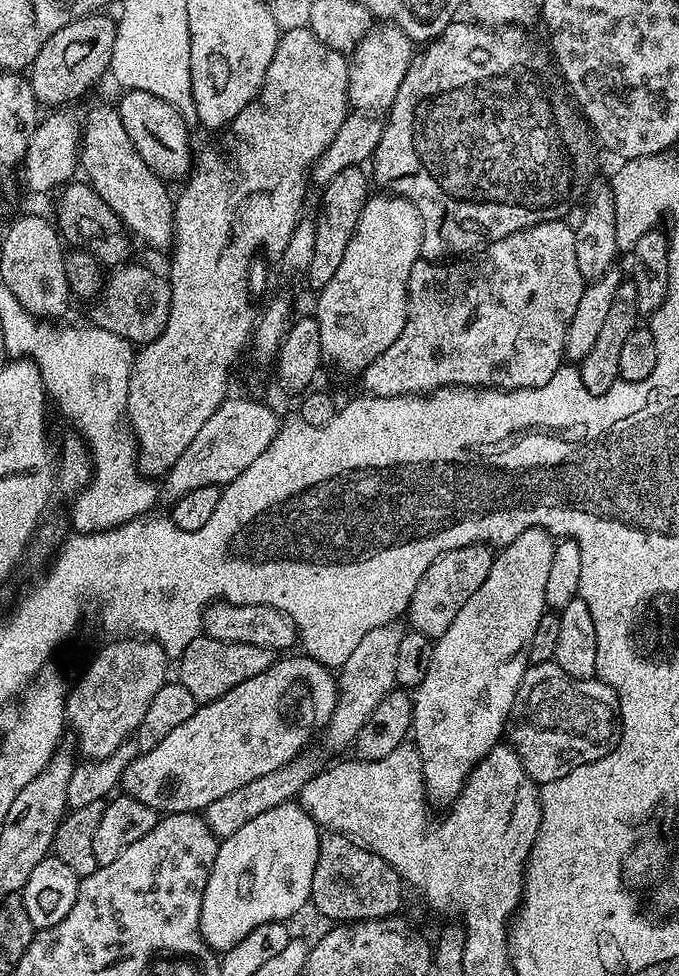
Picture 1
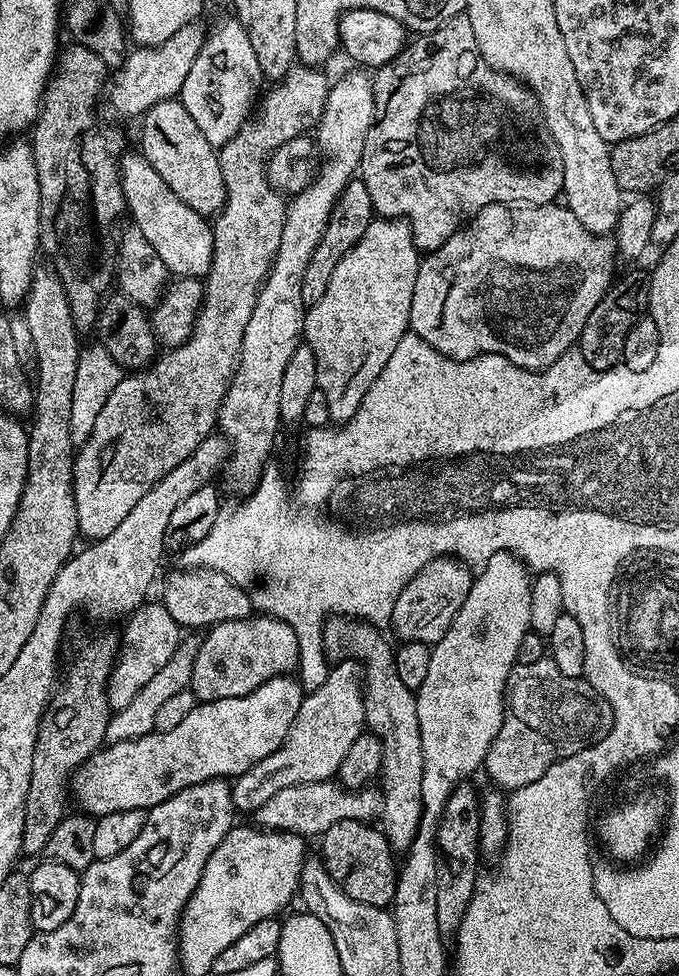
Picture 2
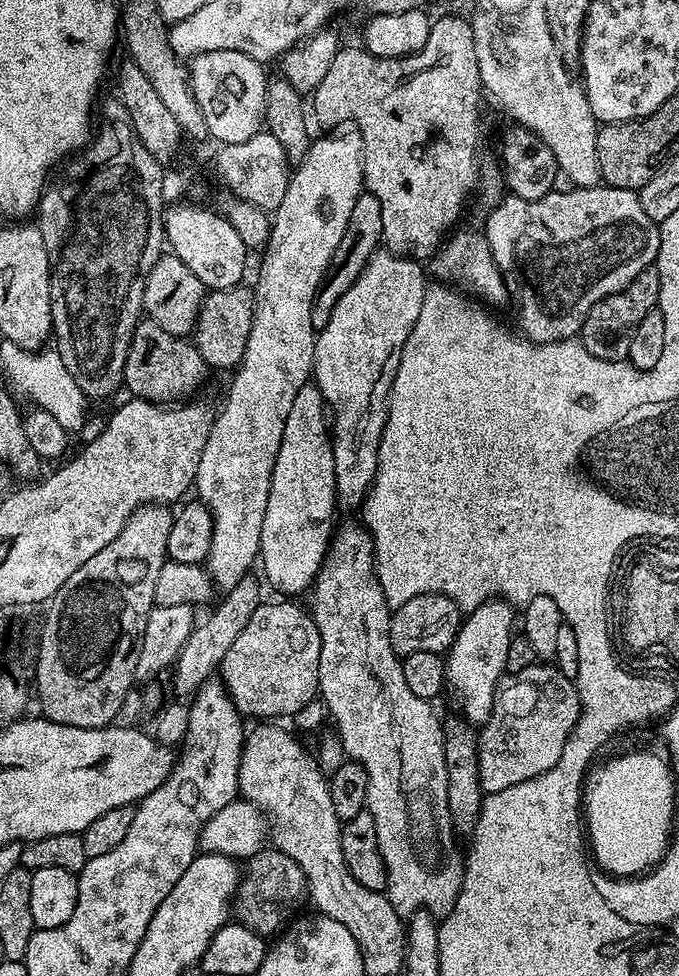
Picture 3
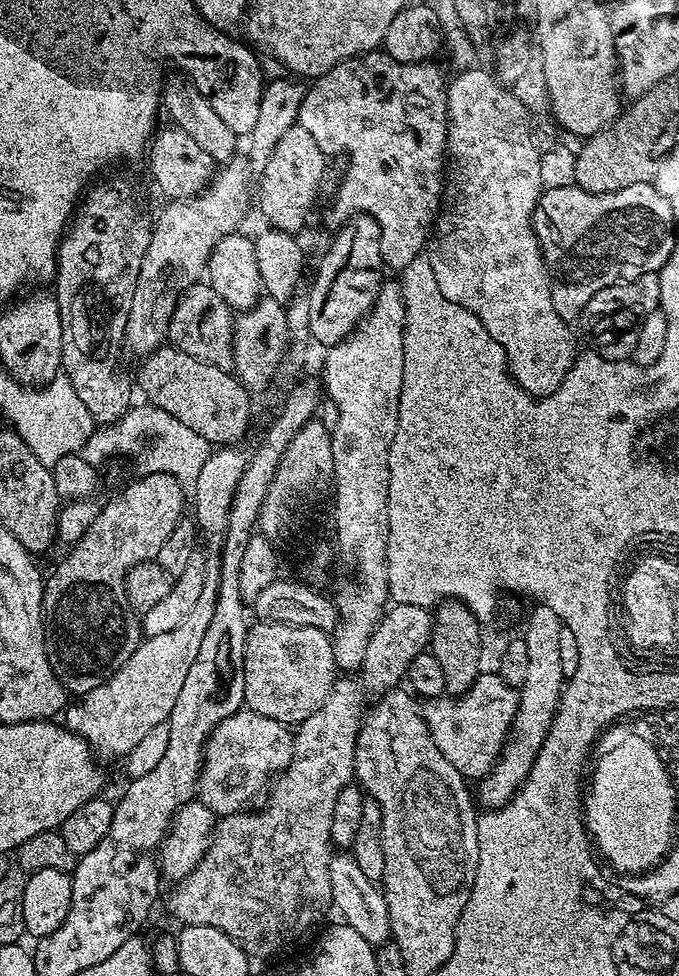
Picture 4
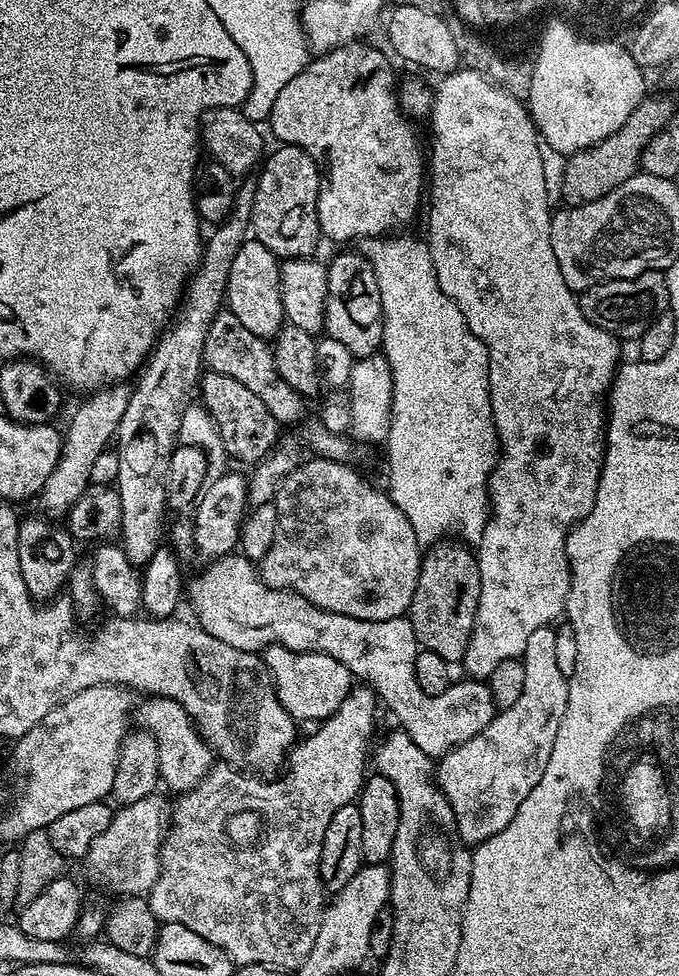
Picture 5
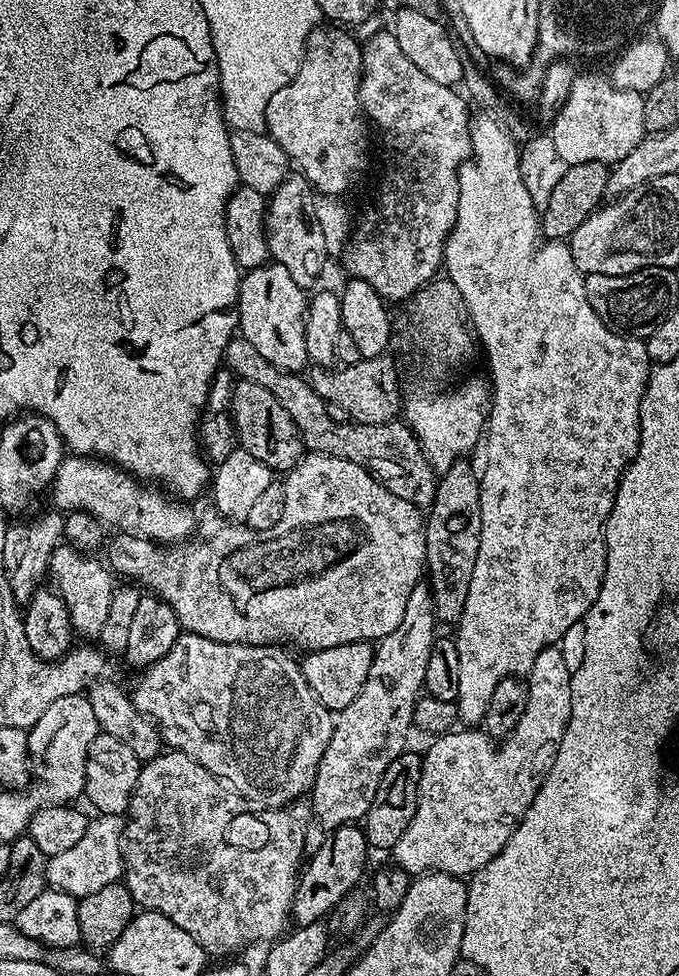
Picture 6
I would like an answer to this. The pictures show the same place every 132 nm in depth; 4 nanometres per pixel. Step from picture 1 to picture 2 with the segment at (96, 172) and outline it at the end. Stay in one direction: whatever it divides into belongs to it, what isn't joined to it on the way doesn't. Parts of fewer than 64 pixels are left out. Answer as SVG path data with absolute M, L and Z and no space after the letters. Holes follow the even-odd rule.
M139 151L130 152L120 158L120 185L124 191L127 215L132 215L131 223L142 230L142 238L154 246L154 254L162 258L173 277L207 277L214 258L211 223L190 210L190 206L186 206L186 202L182 202L178 194L158 178L158 170L154 170Z

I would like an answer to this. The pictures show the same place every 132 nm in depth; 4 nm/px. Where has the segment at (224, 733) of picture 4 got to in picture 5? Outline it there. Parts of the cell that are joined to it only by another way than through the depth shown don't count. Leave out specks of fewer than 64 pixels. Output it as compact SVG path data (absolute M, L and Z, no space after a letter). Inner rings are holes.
M163 698L153 699L144 709L134 716L141 729L158 742L158 766L163 787L173 788L173 793L183 794L191 788L196 788L207 776L214 765L214 753L204 737L196 730L186 710L178 702ZM140 712L140 713L139 713Z

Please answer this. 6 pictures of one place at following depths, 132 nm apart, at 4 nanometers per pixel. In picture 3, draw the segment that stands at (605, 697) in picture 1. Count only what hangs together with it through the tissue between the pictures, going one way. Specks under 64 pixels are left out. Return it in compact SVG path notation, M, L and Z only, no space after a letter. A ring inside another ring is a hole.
M537 662L529 666L526 670L511 673L510 678L501 679L500 683L496 686L496 697L492 702L492 712L489 713L488 719L484 721L482 727L479 729L476 742L480 789L486 794L497 792L498 790L507 790L510 786L518 786L518 782L526 782L530 778L534 778L538 774L550 770L550 766L554 766L554 762L558 762L558 758L562 756L562 750L566 746L566 742L578 721L580 721L580 691L577 690L573 680L566 678L566 674L562 674L556 669L555 663Z

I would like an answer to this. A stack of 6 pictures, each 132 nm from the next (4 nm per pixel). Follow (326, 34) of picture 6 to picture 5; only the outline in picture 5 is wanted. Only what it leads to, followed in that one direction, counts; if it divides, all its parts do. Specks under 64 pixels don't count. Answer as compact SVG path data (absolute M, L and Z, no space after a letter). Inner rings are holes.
M364 42L343 44L329 52L321 52L315 58L309 59L305 68L298 74L298 78L290 78L282 90L278 90L278 98L274 98L274 110L270 110L266 124L272 127L272 132L277 136L280 144L293 144L306 154L316 159L323 179L320 182L320 197L318 198L318 226L321 237L328 240L353 240L359 241L366 236L384 236L392 234L395 228L408 224L416 216L416 207L420 204L420 191L426 188L426 152L420 149L420 140L411 128L409 117L405 116L398 99L398 76L392 73L392 64L376 48L367 48Z

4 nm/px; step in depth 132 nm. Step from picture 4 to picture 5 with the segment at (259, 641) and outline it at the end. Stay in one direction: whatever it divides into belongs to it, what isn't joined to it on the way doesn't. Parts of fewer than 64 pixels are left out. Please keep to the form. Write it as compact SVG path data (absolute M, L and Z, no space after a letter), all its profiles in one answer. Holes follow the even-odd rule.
M271 644L264 649L264 664L276 684L276 696L293 720L323 722L333 716L354 687L354 677L349 668L321 652L291 652L281 644Z

